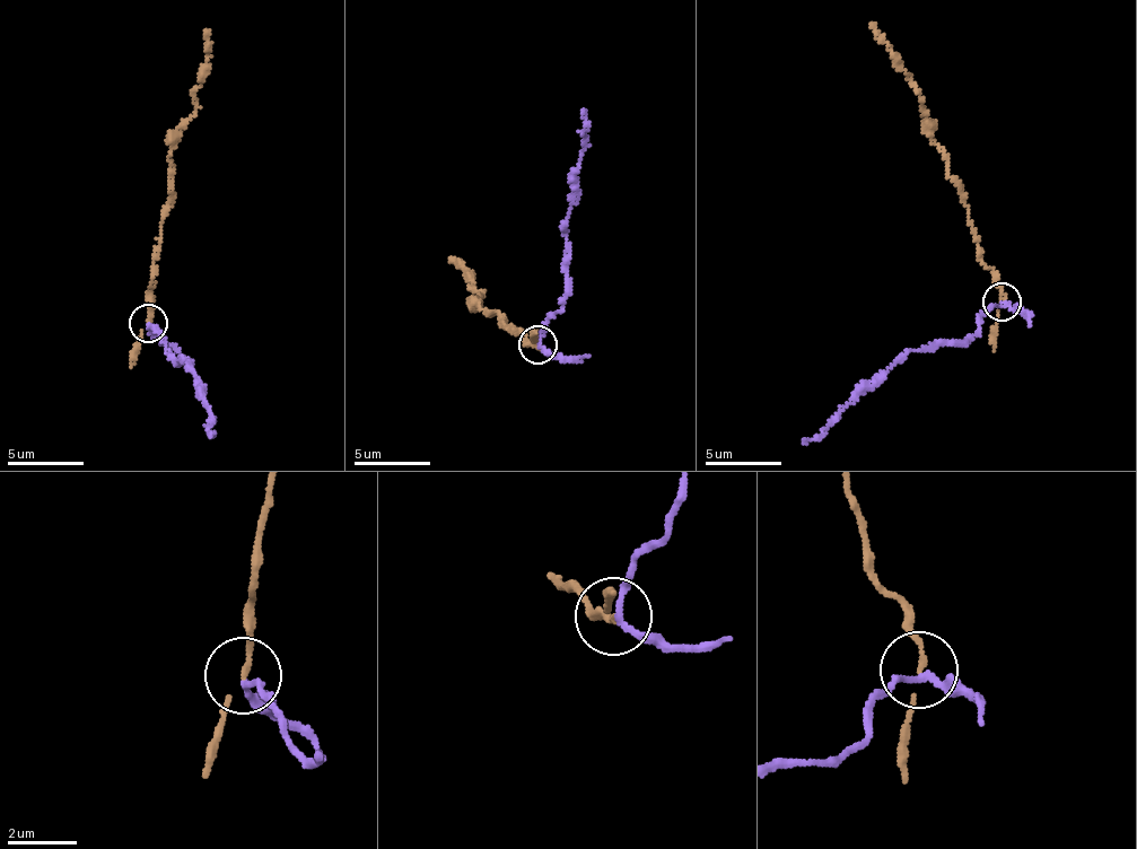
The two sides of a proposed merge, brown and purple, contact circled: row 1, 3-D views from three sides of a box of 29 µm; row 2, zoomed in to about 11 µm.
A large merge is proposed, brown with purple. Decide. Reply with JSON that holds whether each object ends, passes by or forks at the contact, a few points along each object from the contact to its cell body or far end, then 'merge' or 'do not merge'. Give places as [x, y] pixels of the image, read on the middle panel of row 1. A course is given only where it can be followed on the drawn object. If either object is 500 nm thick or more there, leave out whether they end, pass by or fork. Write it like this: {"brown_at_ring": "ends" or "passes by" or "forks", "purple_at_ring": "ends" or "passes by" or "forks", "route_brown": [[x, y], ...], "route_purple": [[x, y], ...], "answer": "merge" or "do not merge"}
{"brown_at_ring": "passes by", "purple_at_ring": "passes by", "route_brown": [[539, 343], [500, 326], [498, 312], [491, 316], [473, 306], [482, 294], [473, 292], [461, 268], [449, 259]], "route_purple": [[539, 343], [566, 290], [566, 232], [587, 140], [583, 110]], "answer": "do not merge"}

